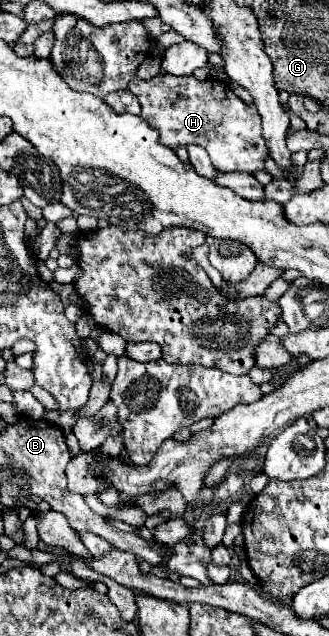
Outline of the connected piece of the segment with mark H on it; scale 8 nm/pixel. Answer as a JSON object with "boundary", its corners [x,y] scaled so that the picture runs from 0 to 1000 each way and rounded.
{"boundary":[[[477,118],[453,127],[404,121],[386,140],[429,162],[429,187],[483,206],[483,225],[502,231],[611,228],[672,272],[769,272],[805,266],[805,247],[818,241],[793,212],[787,178],[775,178],[769,165],[745,165],[684,131],[660,124],[599,127],[587,118]]]}

